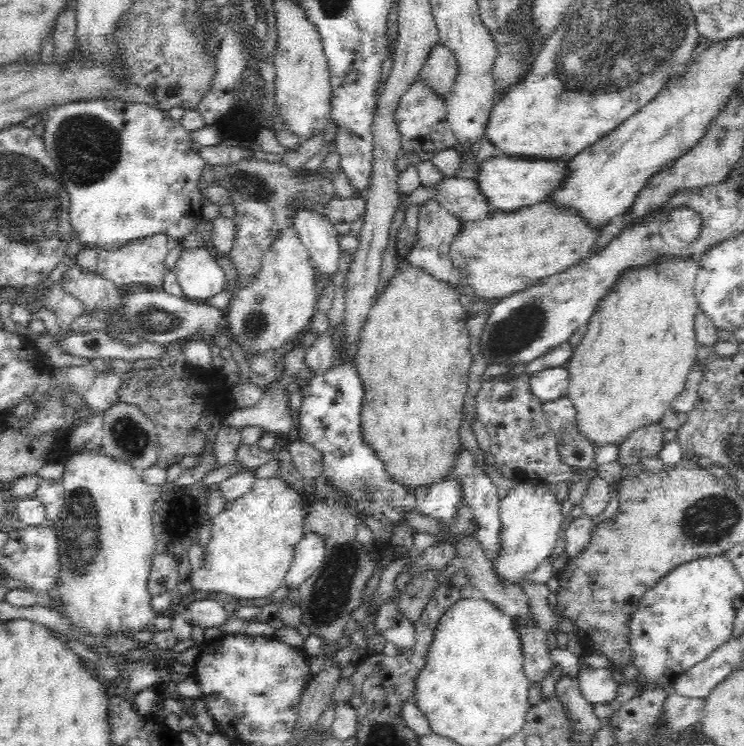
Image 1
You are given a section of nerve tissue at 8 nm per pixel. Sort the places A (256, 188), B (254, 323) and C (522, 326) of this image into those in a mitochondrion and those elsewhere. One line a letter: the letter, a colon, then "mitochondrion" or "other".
A: mitochondrion
B: mitochondrion
C: mitochondrion

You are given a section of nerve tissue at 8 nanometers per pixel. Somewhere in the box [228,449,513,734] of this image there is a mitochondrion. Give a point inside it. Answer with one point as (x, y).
(329, 598)

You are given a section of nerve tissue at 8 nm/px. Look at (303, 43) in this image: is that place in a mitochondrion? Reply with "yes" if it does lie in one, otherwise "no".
no

